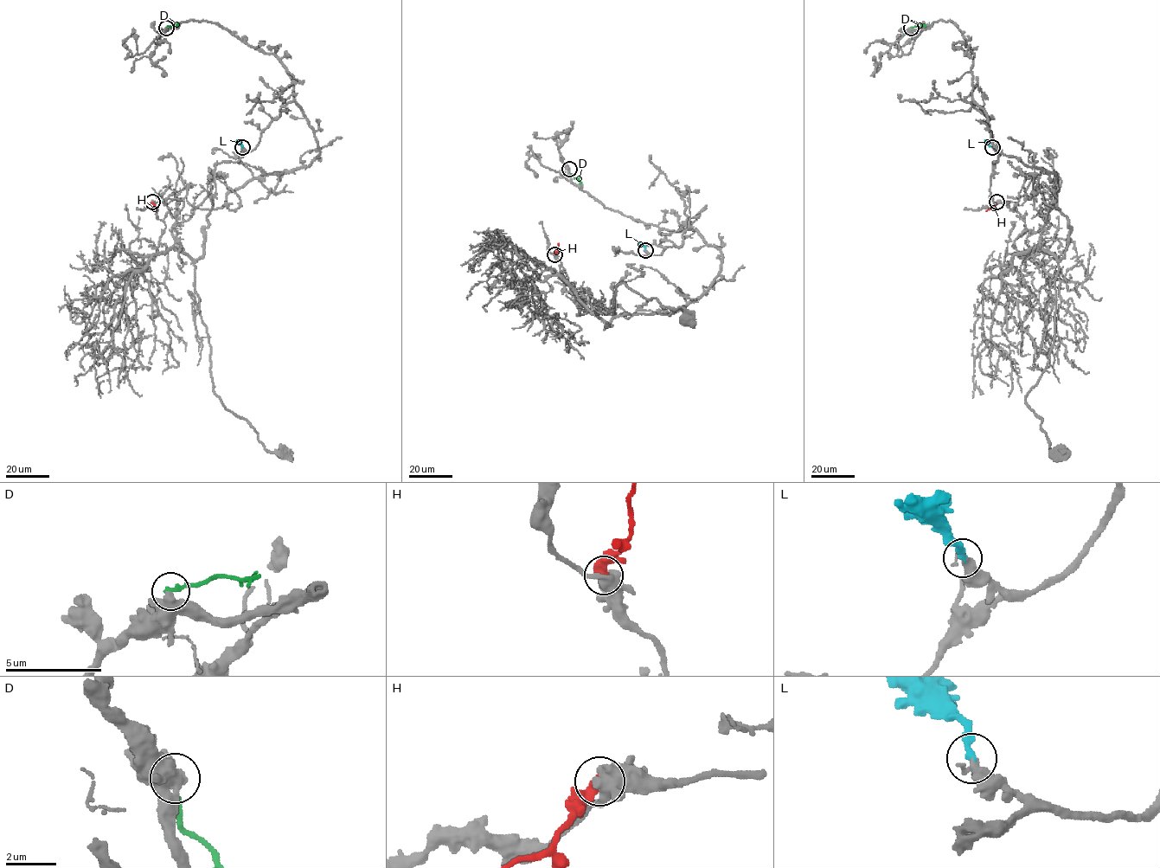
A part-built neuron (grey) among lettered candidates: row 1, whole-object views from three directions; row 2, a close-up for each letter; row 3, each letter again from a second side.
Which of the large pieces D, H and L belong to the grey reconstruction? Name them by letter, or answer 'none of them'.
L

